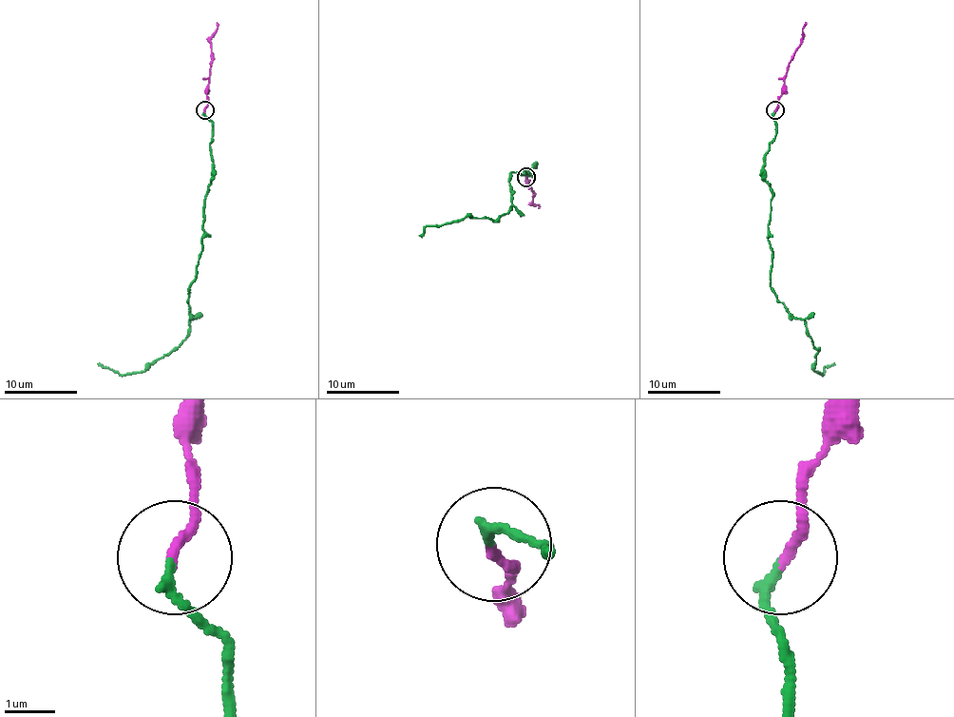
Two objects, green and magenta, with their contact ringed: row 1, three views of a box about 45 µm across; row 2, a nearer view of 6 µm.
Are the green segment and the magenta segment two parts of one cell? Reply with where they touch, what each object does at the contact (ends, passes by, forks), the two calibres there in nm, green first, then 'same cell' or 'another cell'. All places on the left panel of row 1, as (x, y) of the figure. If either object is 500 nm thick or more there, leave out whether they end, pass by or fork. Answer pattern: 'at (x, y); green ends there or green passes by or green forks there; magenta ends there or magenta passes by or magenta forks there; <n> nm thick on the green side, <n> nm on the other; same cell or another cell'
at (204, 110); green ends there; magenta ends there; 180 nm thick on the green side, 190 nm on the other; same cell

